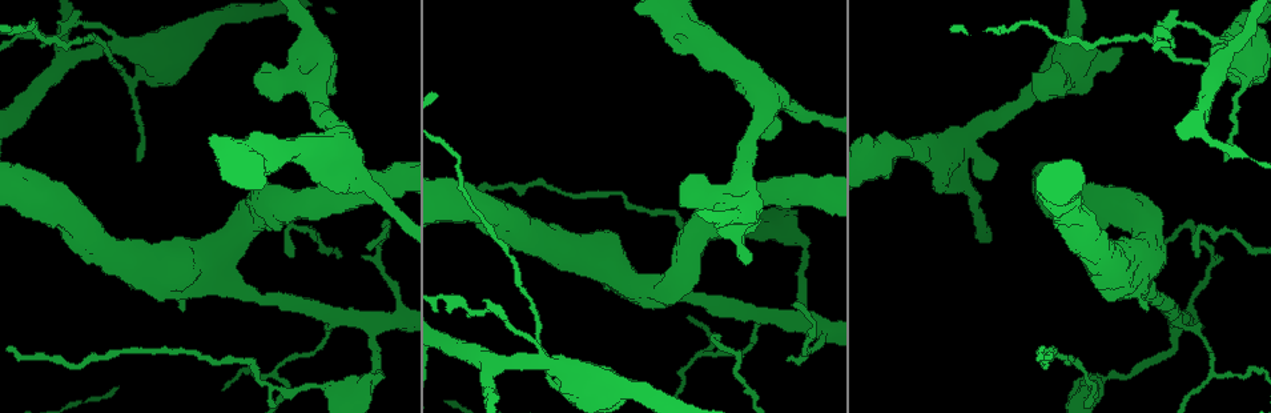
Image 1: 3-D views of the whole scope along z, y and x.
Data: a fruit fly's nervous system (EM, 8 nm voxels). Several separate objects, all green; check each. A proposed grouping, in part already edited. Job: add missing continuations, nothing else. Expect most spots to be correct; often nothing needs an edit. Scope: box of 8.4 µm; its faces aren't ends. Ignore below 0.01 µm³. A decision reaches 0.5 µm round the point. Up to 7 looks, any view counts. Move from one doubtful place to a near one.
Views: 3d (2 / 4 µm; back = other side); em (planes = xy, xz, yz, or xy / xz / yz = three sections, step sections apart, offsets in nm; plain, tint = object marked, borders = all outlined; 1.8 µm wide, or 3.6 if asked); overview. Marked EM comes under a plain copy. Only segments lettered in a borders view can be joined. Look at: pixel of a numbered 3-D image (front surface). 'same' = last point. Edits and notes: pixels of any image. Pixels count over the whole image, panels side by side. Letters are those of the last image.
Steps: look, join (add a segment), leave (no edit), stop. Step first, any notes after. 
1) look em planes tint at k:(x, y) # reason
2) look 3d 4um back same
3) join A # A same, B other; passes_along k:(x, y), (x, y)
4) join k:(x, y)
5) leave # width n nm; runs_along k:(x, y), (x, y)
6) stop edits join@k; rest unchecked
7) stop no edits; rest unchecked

look em 3.6um planes borders at 1:(685, 18) # a fork

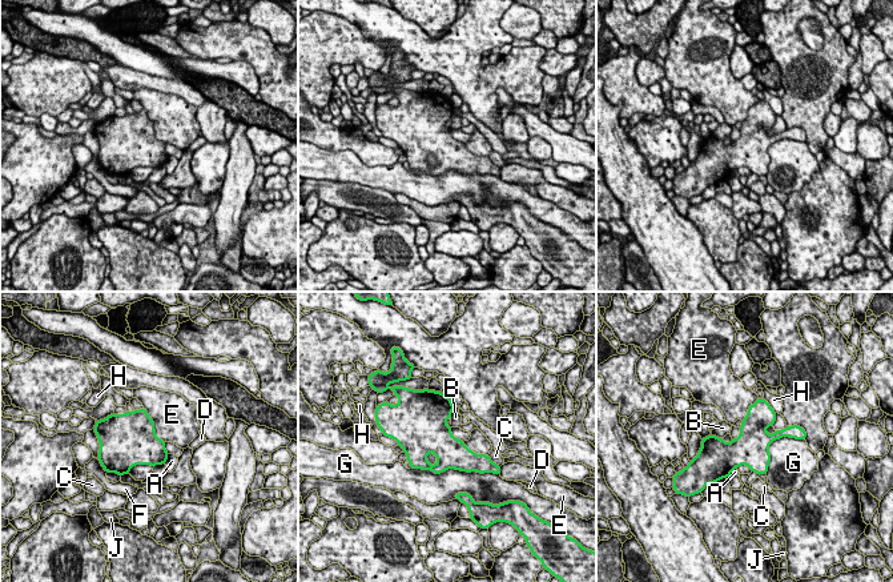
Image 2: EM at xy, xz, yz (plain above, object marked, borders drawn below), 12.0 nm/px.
leave # width 420 nm; A other, B other, C other, D other, E other, F other, G other, H other, J other; border 2:(144, 406), (155, 434), (164, 441); none of them fits

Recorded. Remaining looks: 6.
look em planes borders at 1:(347, 191) # thick turns thin

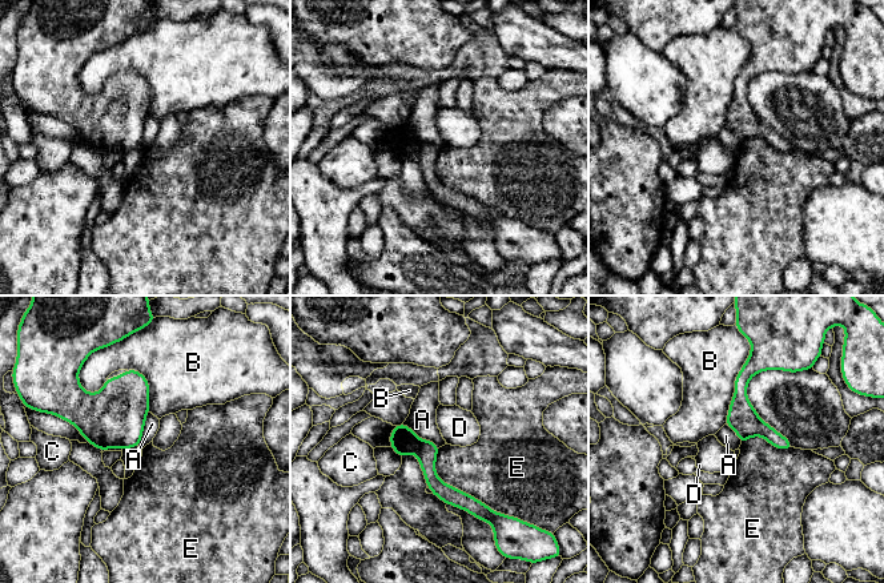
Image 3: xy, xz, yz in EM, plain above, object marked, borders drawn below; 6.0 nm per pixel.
leave # width 140 nm; A other, B other, C other, D other, E other; border 3:(404, 422), (438, 447); none of them fits

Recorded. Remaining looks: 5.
look em 3.6um xy step 8 borders at 1:(698, 175) # thick end

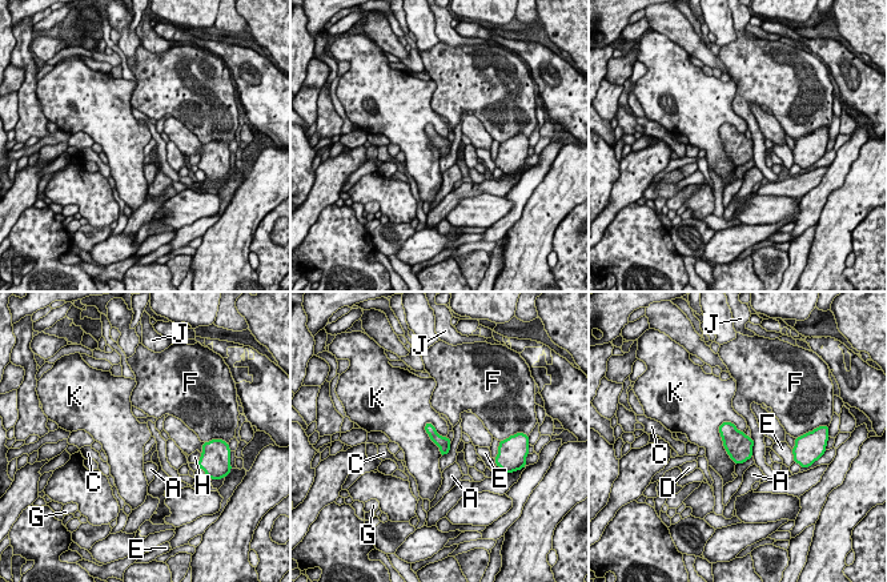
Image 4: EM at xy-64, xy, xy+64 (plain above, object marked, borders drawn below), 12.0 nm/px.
look em 3.6um planes borders same

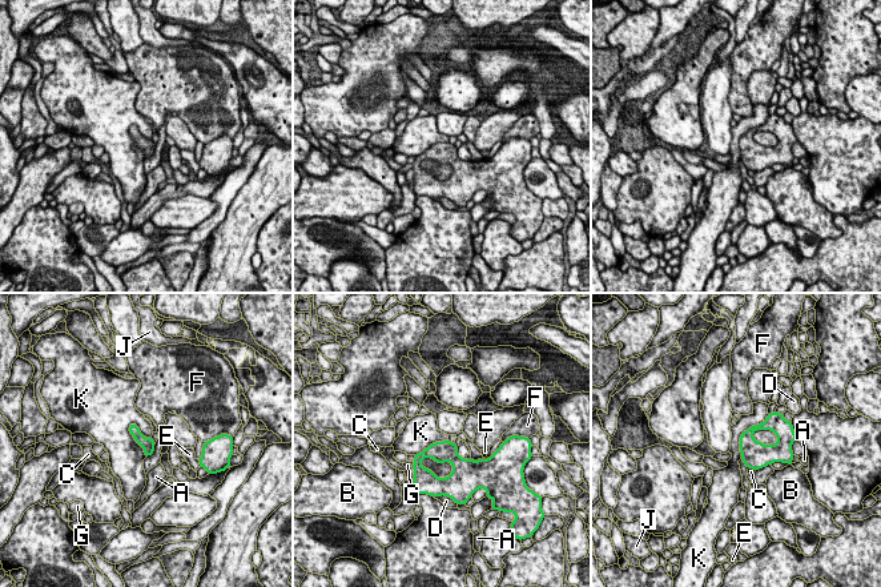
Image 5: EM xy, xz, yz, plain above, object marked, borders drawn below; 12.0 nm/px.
leave # longest_contact K 460 nm; A other, B other, C other, D other, E other, F other, G other, J other, K other; border 5:(132, 422), (129, 433), (145, 457); none of them fits

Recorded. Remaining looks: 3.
stop no edits; rest unchecked

